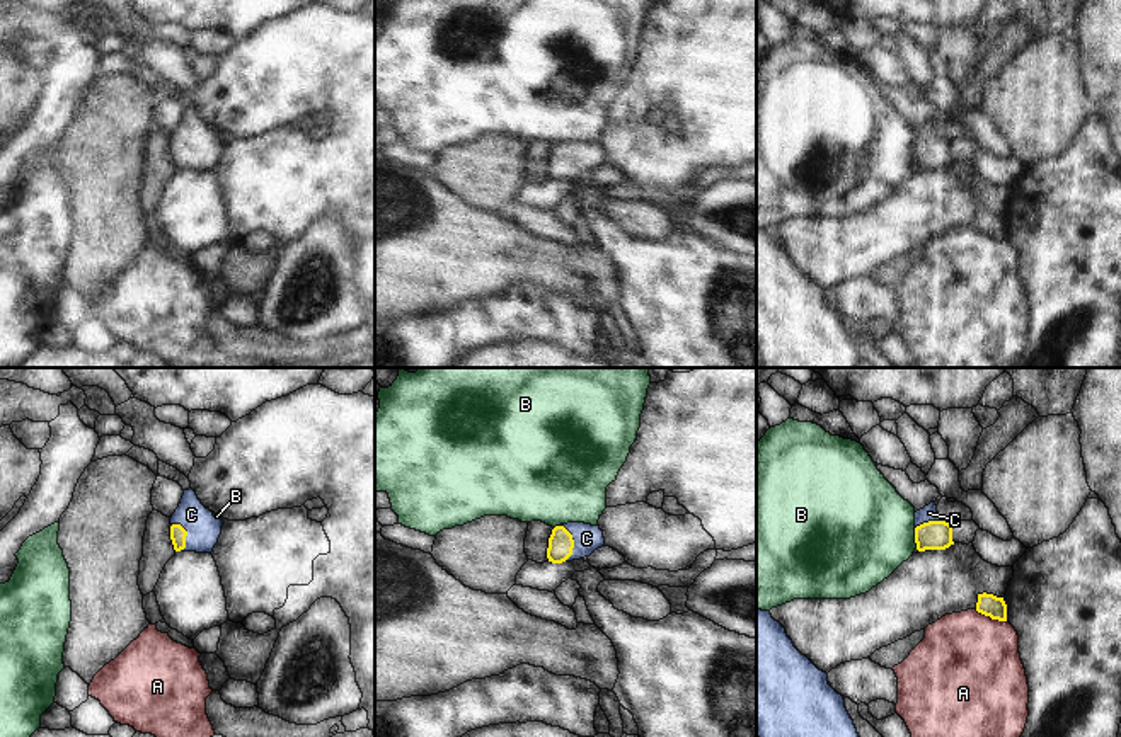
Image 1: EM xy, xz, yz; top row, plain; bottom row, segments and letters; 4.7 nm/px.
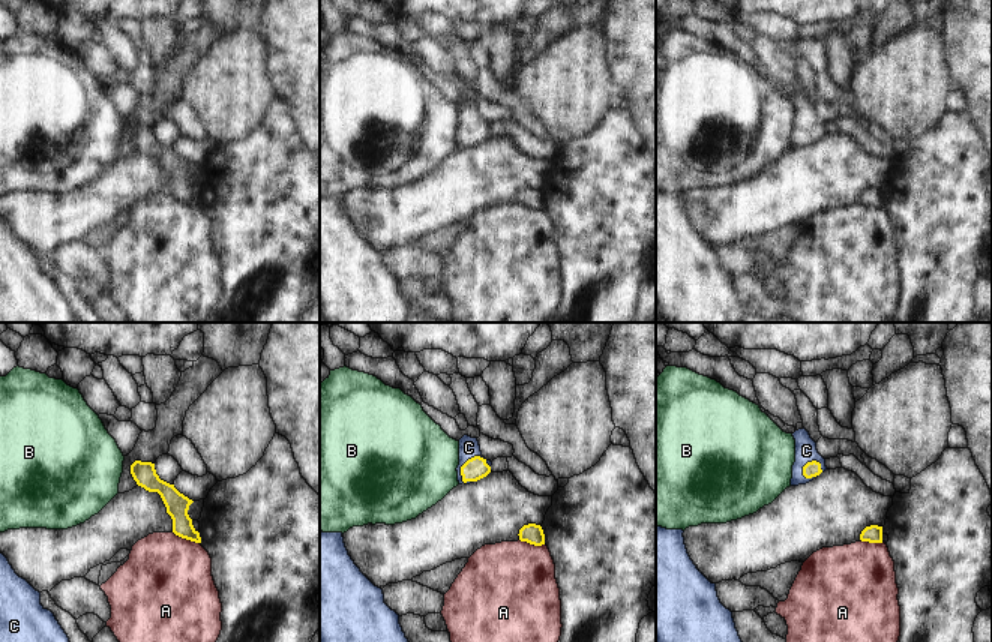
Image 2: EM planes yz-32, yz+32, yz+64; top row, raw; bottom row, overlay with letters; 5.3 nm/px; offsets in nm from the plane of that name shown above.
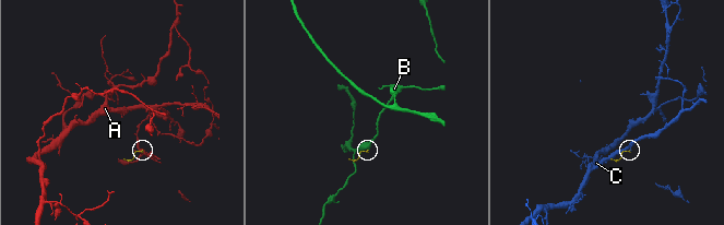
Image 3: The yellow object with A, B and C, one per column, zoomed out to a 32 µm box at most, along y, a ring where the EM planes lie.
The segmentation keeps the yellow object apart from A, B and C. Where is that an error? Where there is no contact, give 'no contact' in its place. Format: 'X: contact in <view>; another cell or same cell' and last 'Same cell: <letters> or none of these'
A: contact in yz; another cell
B: contact in yz; another cell
C: contact in xz; same cell
Same cell: C

